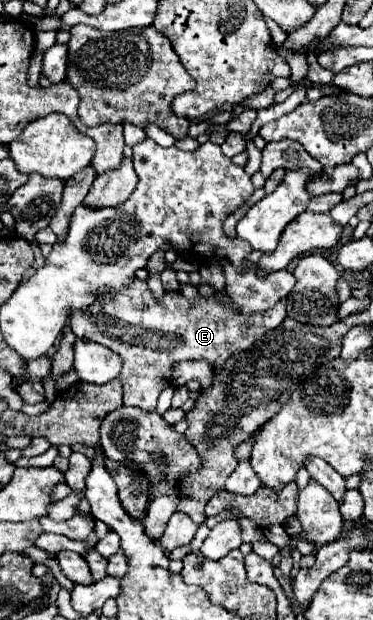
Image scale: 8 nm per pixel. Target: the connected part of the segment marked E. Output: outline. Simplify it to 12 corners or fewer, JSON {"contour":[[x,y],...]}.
{"contour":[[135,279],[71,319],[123,359],[123,403],[155,411],[175,361],[221,369],[281,325]]}

